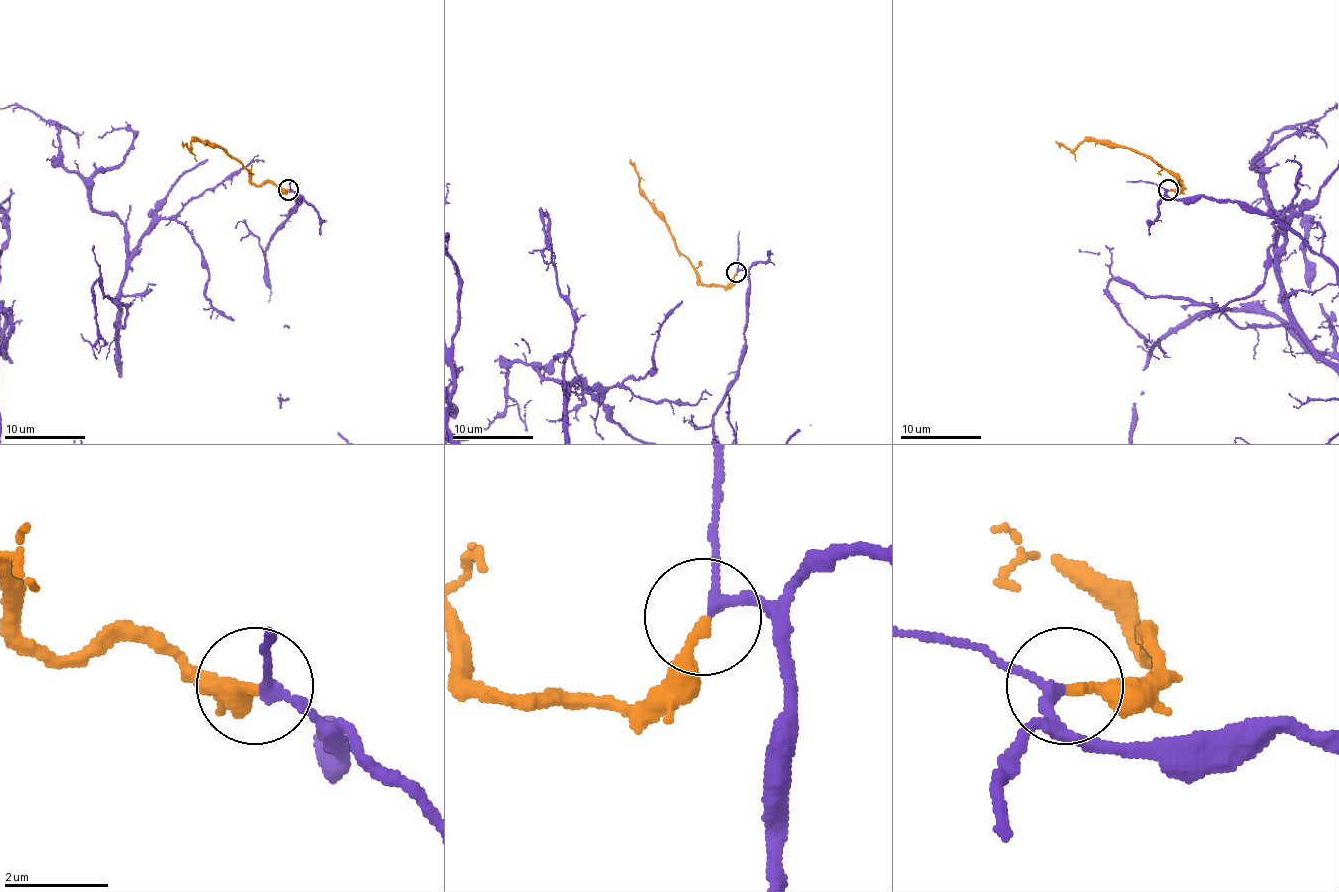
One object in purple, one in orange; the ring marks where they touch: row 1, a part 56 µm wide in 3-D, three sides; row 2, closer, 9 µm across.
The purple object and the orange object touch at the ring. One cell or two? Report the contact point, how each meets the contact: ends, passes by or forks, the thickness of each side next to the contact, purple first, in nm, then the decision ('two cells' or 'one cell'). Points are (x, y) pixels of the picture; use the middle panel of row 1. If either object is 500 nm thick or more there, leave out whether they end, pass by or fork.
(736, 272) | purple passes by | orange ends | 180/200 nm | one cell

